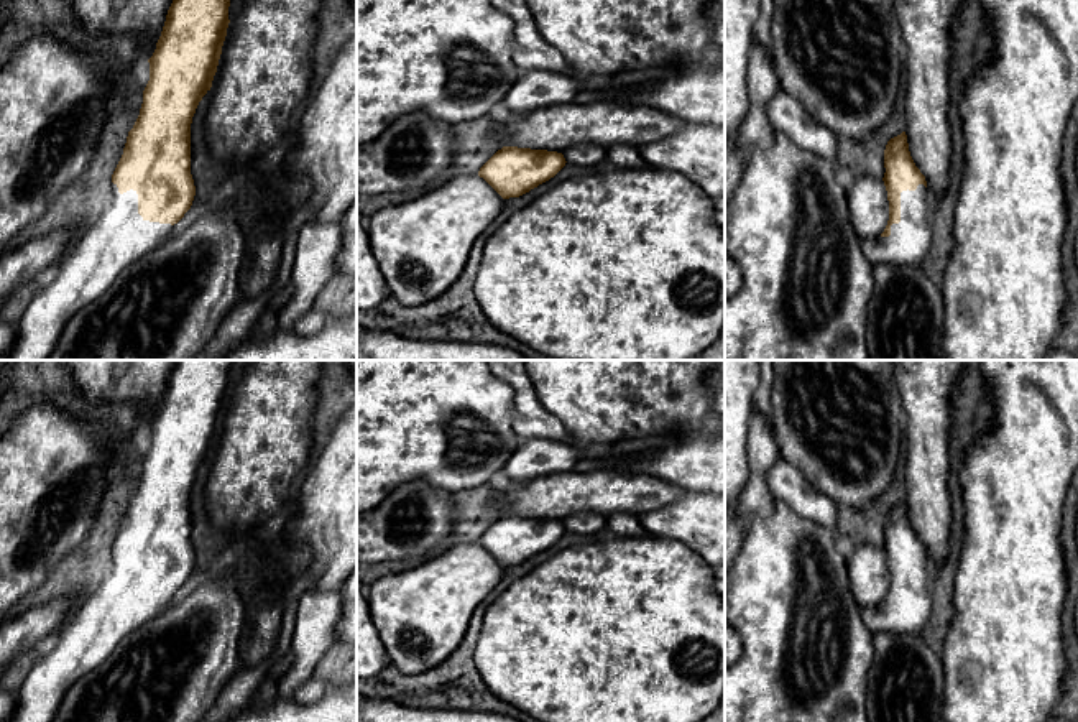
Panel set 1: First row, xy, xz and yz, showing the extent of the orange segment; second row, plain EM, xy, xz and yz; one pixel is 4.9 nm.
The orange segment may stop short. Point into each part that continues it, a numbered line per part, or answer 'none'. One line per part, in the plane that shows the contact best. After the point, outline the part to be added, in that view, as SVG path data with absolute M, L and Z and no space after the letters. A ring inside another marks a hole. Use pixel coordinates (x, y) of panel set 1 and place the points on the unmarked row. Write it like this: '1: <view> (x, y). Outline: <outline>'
1: xy (119, 606). Outline: M113 551L112 559L112 572L79 607L76 618L56 633L51 646L30 671L16 694L15 712L8 722L51 722L64 694L76 681L97 668L125 636L168 609L173 594L145 589L138 582L136 559L120 562Z

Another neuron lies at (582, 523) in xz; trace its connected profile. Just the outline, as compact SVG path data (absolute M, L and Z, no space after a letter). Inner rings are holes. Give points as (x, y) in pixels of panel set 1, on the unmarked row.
M577 513L564 521L570 533L588 535L606 526L606 518L598 513Z

